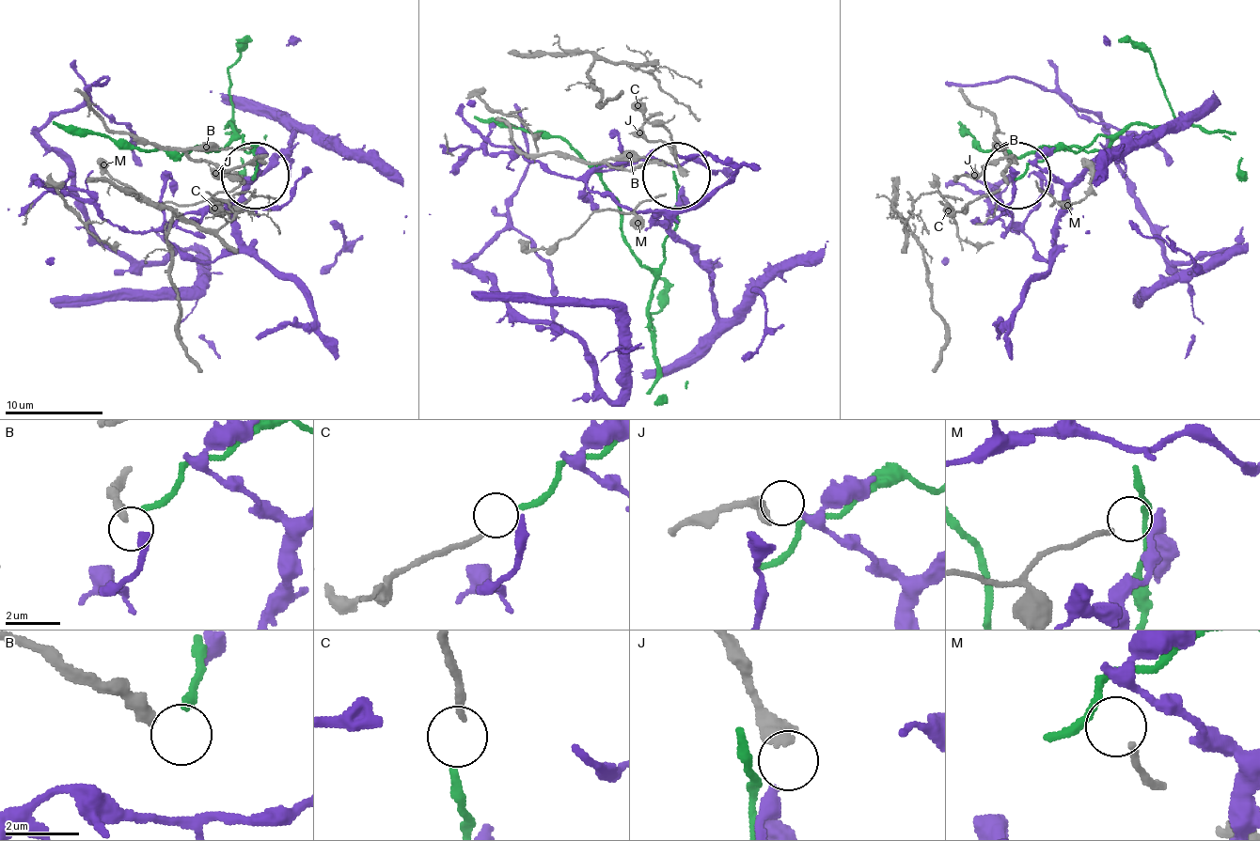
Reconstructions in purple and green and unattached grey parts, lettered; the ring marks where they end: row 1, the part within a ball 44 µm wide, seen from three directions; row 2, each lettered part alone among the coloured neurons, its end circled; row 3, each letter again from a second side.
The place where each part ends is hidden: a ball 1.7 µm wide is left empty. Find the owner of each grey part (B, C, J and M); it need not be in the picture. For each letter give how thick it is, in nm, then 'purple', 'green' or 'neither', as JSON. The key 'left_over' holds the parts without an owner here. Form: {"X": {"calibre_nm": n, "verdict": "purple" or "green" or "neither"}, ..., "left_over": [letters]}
{"B": {"calibre_nm": 360, "verdict": "neither"}, "C": {"calibre_nm": 180, "verdict": "green"}, "J": {"calibre_nm": 500, "verdict": "purple"}, "M": {"calibre_nm": 160, "verdict": "neither"}, "left_over": ["B", "M"]}

